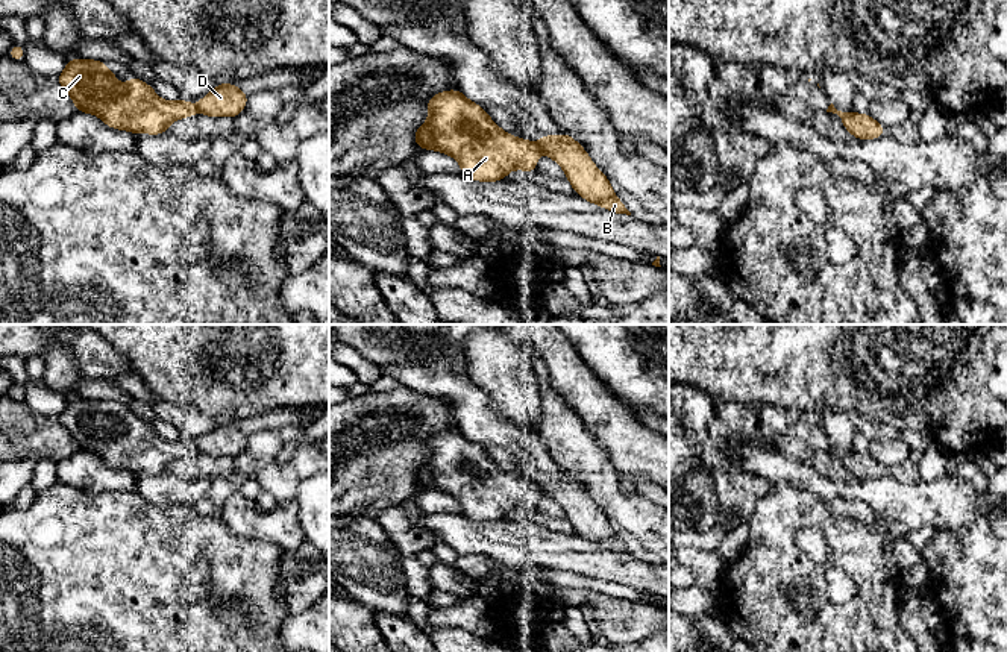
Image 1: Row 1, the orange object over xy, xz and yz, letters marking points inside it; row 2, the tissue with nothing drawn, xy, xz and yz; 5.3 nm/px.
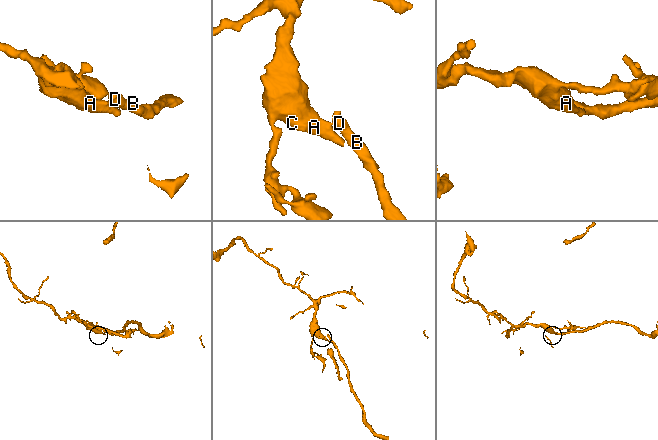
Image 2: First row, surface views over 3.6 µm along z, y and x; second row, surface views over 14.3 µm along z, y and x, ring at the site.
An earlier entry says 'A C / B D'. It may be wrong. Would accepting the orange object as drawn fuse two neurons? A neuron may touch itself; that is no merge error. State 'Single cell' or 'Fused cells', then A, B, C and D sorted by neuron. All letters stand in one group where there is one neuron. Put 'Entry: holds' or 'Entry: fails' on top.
Entry: holds
Fused cells. Groups: A C / B D

